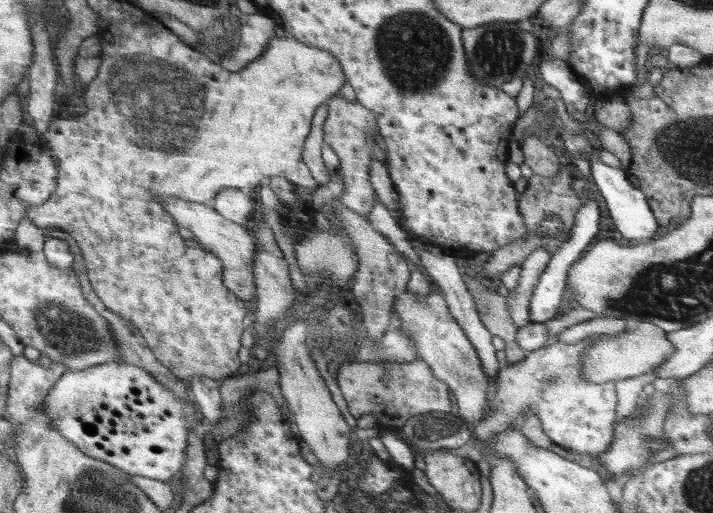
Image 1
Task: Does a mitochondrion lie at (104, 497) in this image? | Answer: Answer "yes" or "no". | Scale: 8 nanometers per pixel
yes

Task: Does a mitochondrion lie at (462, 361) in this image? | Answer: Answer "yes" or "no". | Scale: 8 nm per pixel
yes

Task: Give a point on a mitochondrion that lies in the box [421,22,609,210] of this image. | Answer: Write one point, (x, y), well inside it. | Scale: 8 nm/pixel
(499, 52)

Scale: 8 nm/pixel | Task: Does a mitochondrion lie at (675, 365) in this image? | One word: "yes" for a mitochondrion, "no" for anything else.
no

